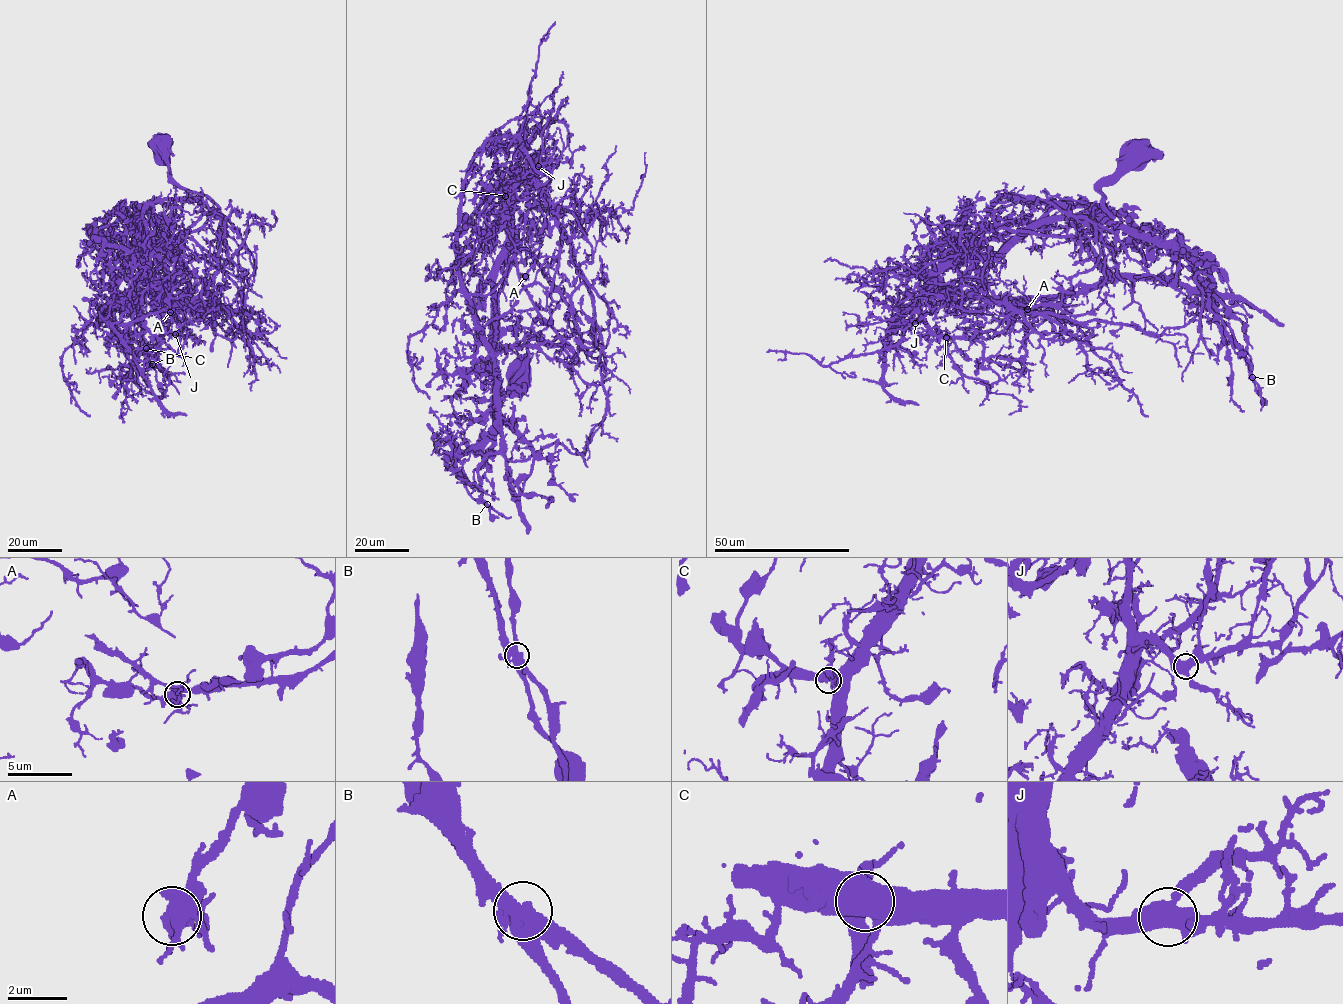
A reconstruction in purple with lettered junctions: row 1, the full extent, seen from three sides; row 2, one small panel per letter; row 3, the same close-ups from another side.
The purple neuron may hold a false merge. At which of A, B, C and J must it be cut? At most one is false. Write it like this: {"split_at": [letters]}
{"split_at": ["B"]}

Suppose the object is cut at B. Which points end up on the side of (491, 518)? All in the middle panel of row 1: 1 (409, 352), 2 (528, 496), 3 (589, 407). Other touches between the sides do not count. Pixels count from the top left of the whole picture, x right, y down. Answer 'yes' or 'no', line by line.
1: no
2: yes
3: no

